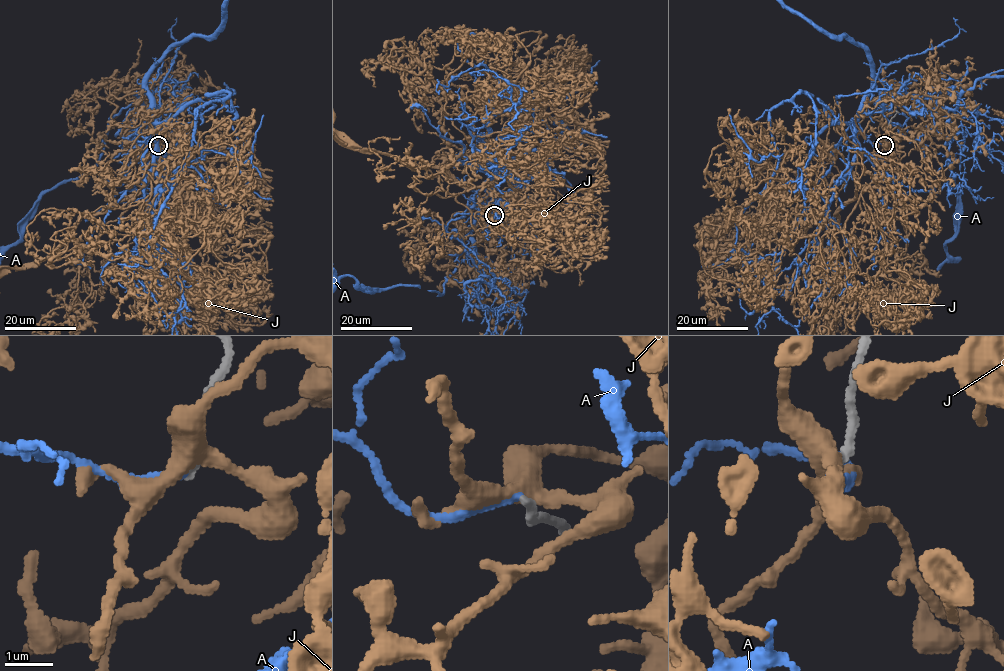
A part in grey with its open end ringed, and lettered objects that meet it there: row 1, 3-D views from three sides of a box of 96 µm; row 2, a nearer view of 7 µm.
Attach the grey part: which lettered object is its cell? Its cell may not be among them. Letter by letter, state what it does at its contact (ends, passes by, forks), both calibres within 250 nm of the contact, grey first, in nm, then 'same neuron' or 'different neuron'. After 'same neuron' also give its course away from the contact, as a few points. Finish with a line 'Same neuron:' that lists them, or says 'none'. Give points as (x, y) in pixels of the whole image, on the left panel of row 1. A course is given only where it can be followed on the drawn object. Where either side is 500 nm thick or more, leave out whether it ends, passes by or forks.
A: it ends; calibres 170 and 160 nm; different neuron
J: it forks; calibres 180 and 380 nm; different neuron
Same neuron: none

